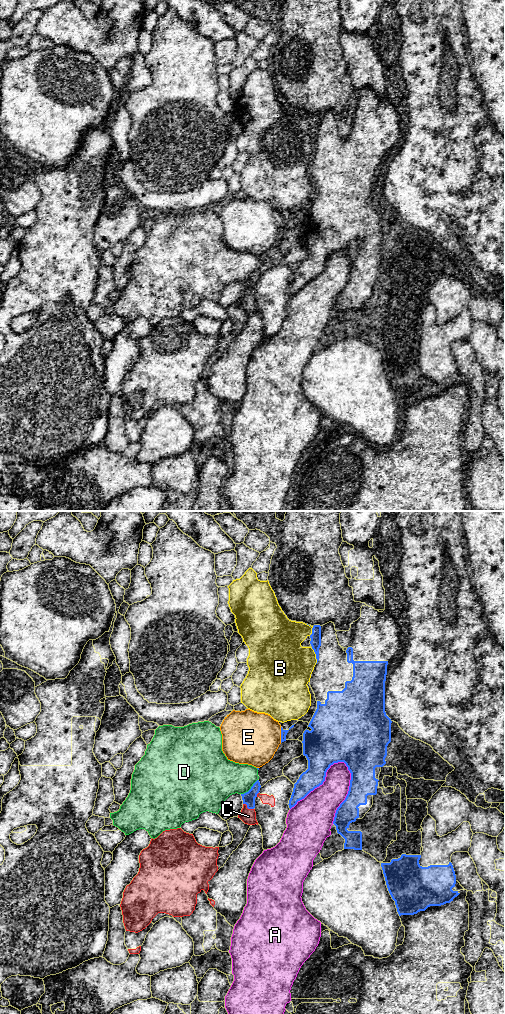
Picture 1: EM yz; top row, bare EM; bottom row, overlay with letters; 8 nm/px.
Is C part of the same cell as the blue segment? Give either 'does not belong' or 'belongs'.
does not belong

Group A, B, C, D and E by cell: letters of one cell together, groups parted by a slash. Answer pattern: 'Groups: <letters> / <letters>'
Groups: A / B / C / D / E

